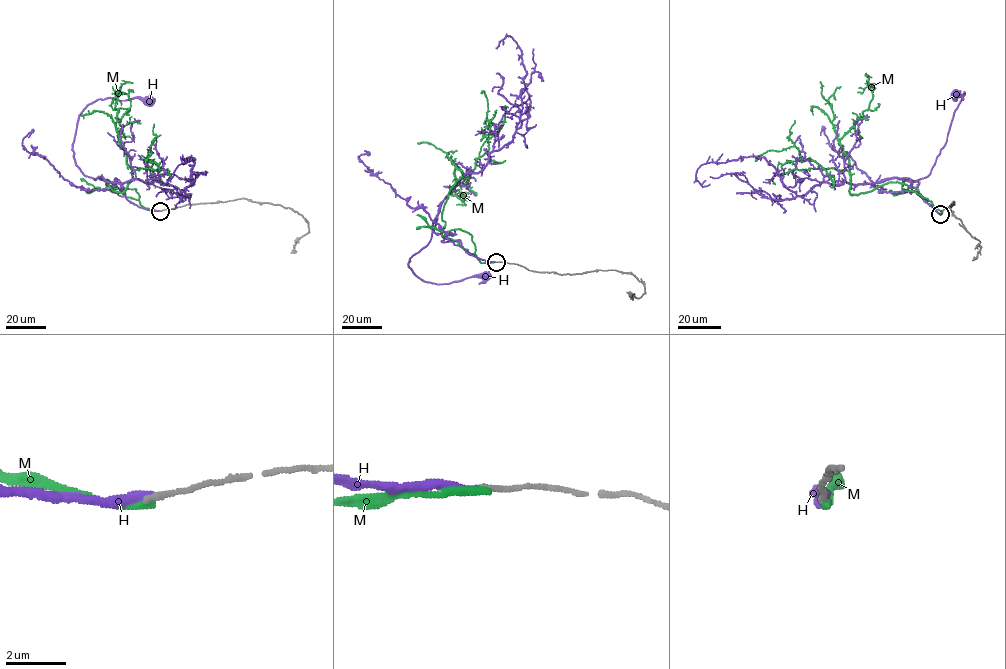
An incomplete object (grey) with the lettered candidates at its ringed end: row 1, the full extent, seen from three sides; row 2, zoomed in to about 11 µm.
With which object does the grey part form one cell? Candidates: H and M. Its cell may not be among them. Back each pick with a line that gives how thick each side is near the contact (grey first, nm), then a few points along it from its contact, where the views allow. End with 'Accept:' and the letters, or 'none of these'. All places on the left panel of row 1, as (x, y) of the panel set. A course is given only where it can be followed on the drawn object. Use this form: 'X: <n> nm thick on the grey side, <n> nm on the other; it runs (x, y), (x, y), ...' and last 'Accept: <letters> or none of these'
Accept: none of these

